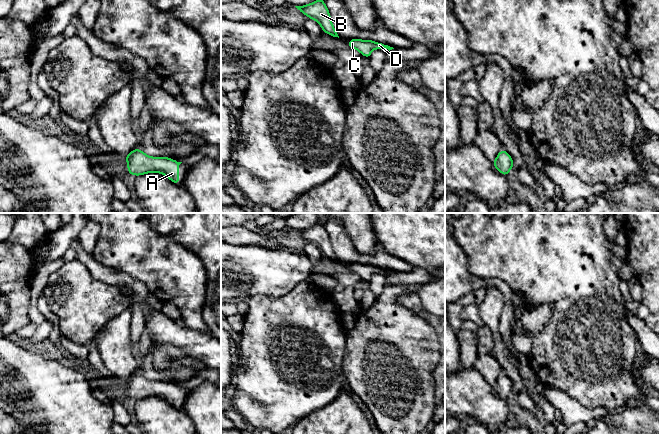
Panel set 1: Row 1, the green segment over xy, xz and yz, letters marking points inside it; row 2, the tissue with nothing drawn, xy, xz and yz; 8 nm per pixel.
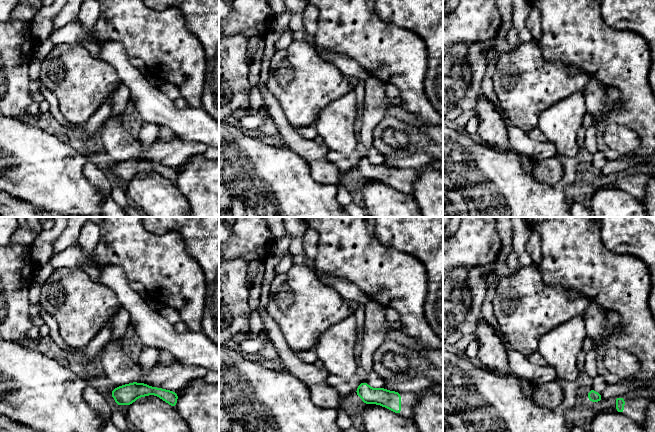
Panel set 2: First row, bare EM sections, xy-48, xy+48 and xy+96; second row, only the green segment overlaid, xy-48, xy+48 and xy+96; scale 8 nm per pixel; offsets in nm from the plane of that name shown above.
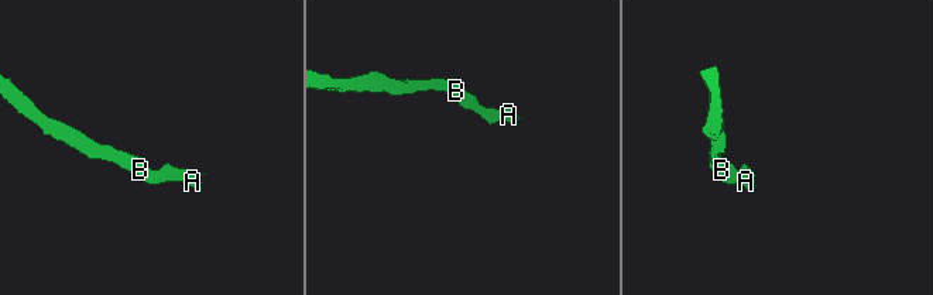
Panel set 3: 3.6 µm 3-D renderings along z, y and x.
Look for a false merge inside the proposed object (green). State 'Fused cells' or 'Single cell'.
Single cell

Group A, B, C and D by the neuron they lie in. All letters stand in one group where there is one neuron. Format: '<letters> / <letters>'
A B C D

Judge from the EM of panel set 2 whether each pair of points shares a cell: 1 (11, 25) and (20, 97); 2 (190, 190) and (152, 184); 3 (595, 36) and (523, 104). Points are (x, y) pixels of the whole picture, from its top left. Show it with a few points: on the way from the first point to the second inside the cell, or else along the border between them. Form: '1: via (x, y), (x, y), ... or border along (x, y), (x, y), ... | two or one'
1: via (20, 43), (22, 67), (20, 79) | one
2: border along (174, 184), (190, 206) | two
3: border along (542, 54), (546, 59), (560, 62), (563, 65) | two

